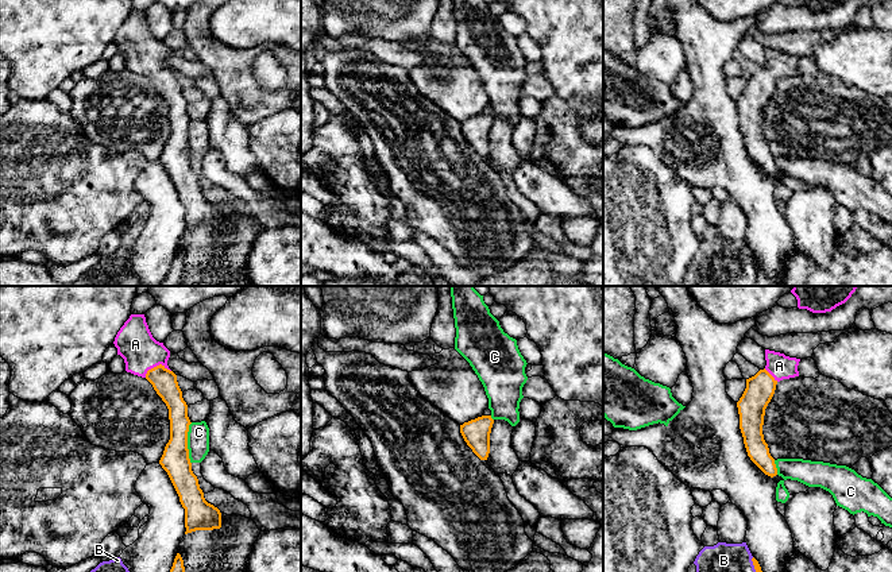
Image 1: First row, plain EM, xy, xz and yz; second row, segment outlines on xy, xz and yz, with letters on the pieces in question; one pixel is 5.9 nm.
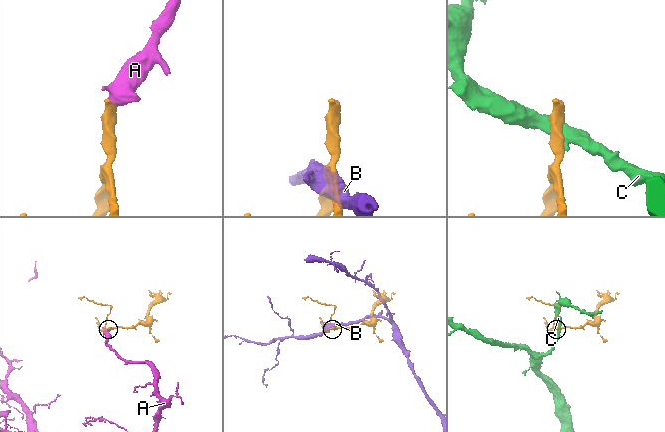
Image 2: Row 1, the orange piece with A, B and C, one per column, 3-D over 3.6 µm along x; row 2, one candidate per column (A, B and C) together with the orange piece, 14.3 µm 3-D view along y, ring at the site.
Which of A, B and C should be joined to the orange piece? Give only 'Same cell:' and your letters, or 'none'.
Same cell: A

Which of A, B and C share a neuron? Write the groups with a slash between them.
A / B / C

